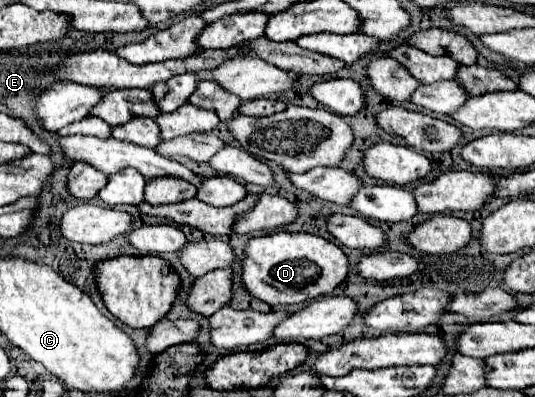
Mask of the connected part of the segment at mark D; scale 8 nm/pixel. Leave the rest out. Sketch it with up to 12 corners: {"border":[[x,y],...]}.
{"border":[[315,234],[251,238],[243,284],[271,304],[331,294],[343,250]]}

